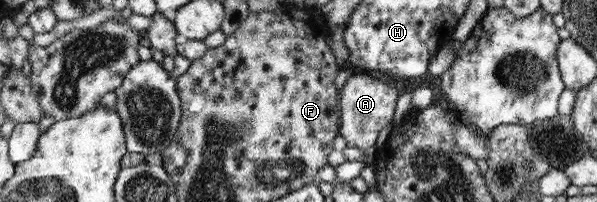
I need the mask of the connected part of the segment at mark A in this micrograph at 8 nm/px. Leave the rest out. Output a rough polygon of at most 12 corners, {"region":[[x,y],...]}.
{"region":[[369,74],[342,86],[340,136],[368,149],[394,119],[398,89]]}

